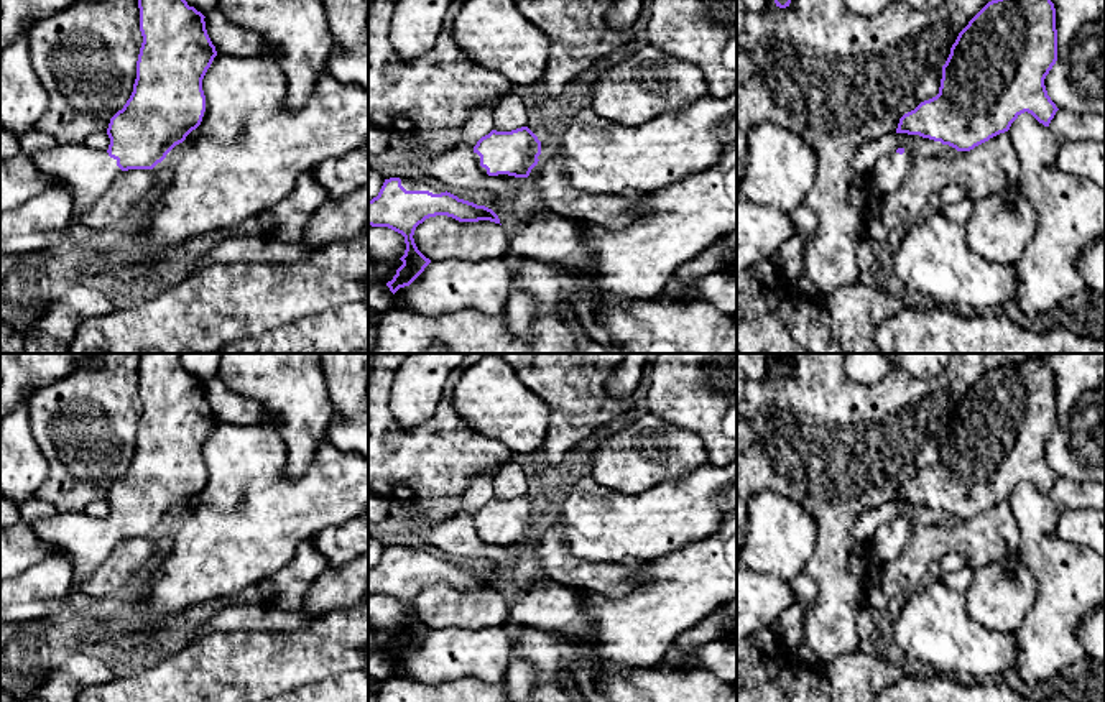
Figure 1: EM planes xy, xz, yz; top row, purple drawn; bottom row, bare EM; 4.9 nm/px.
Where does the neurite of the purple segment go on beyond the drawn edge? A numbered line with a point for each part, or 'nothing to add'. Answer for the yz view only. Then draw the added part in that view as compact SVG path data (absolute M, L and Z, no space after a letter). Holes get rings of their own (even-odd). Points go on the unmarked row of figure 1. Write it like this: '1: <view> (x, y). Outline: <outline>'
1: yz (892, 538). Outline: M904 516L904 521L896 520L886 521L878 528L876 547L878 562L883 567L888 562L898 561L899 554L904 551L906 544L913 538L914 523L911 516Z

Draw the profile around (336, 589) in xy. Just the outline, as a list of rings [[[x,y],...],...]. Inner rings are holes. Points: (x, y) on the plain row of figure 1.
[[[368,552],[344,567],[327,567],[309,585],[301,612],[322,618],[350,610],[368,595]]]

